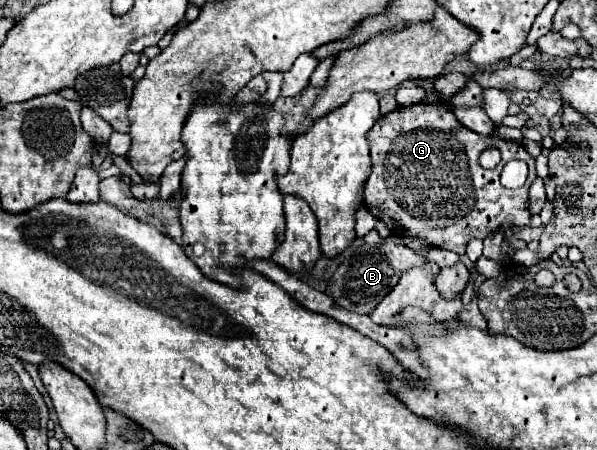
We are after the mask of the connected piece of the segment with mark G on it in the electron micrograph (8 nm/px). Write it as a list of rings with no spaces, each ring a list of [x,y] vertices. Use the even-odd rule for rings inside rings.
[[[416,103],[410,107],[398,107],[396,111],[382,115],[368,131],[368,143],[372,155],[372,173],[364,189],[366,207],[376,219],[384,221],[388,229],[400,237],[418,237],[432,247],[464,255],[470,239],[486,239],[490,233],[498,231],[498,227],[502,227],[504,223],[524,227],[530,221],[528,189],[536,179],[536,167],[534,157],[528,155],[526,147],[522,147],[518,141],[506,141],[494,133],[478,135],[460,125],[450,109],[442,105]],[[492,145],[500,149],[502,161],[498,163],[498,167],[486,171],[478,165],[478,155]],[[512,159],[528,163],[530,173],[524,183],[524,189],[506,189],[500,185],[500,171]]]

